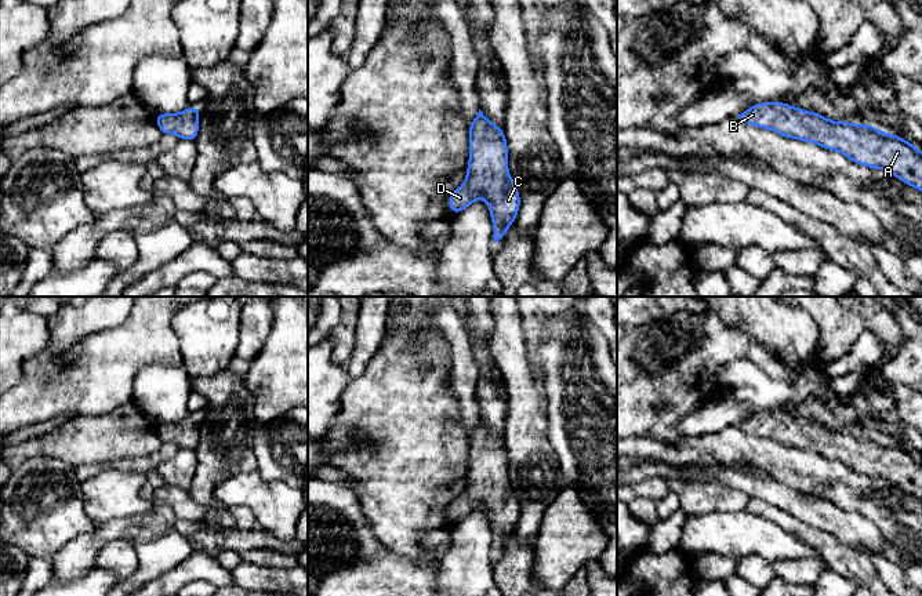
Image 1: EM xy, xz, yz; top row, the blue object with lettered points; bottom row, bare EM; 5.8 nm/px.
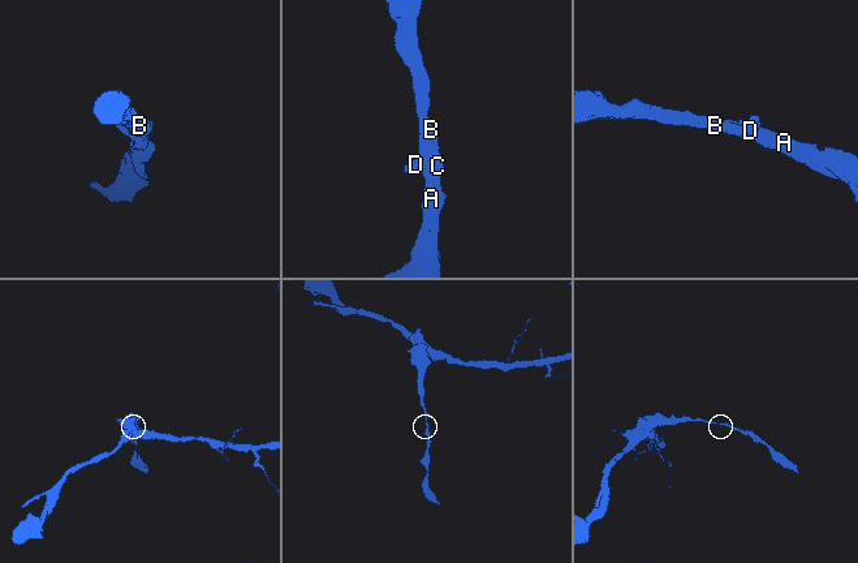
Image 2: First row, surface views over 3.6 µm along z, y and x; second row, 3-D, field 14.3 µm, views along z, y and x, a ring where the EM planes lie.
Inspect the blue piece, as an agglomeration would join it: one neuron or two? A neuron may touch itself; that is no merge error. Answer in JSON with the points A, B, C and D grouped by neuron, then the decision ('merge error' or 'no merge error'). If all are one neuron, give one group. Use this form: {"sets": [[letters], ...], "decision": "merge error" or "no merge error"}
{"sets": [["A", "B", "C", "D"]], "decision": "no merge error"}

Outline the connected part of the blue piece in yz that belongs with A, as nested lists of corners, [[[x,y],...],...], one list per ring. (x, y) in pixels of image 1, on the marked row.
[[[759,102],[738,115],[744,123],[783,137],[838,150],[856,164],[881,168],[922,192],[922,152],[899,135],[870,124],[836,123],[784,102]]]

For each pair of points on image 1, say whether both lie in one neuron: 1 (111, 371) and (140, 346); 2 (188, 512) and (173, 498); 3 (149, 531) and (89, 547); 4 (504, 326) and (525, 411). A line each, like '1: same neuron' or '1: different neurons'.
1: same neuron
2: same neuron
3: same neuron
4: same neuron

